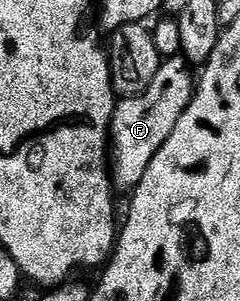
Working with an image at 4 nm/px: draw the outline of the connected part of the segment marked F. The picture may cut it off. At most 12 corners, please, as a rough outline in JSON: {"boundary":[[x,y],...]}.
{"boundary":[[185,57],[110,124],[112,181],[132,191],[196,92]]}

